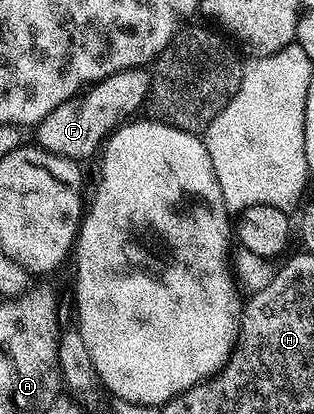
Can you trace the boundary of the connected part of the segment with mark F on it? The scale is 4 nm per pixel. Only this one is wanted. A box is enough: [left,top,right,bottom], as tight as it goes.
[35,68,153,160]

